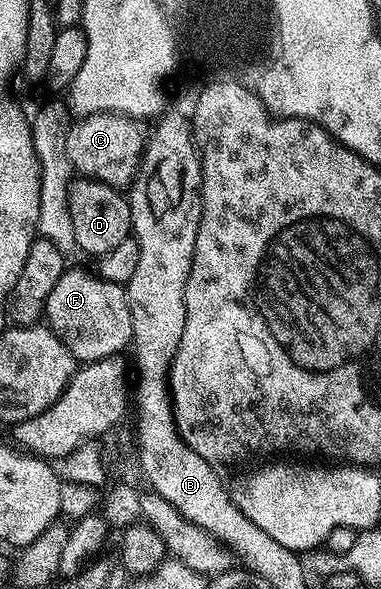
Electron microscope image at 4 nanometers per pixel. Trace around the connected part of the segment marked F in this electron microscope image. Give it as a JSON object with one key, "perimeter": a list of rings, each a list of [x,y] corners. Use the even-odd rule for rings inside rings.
{"perimeter":[[[67,267],[66,272],[52,286],[52,294],[46,299],[45,323],[68,346],[76,360],[89,362],[116,356],[131,347],[132,314],[128,306],[125,287],[93,271]]]}

